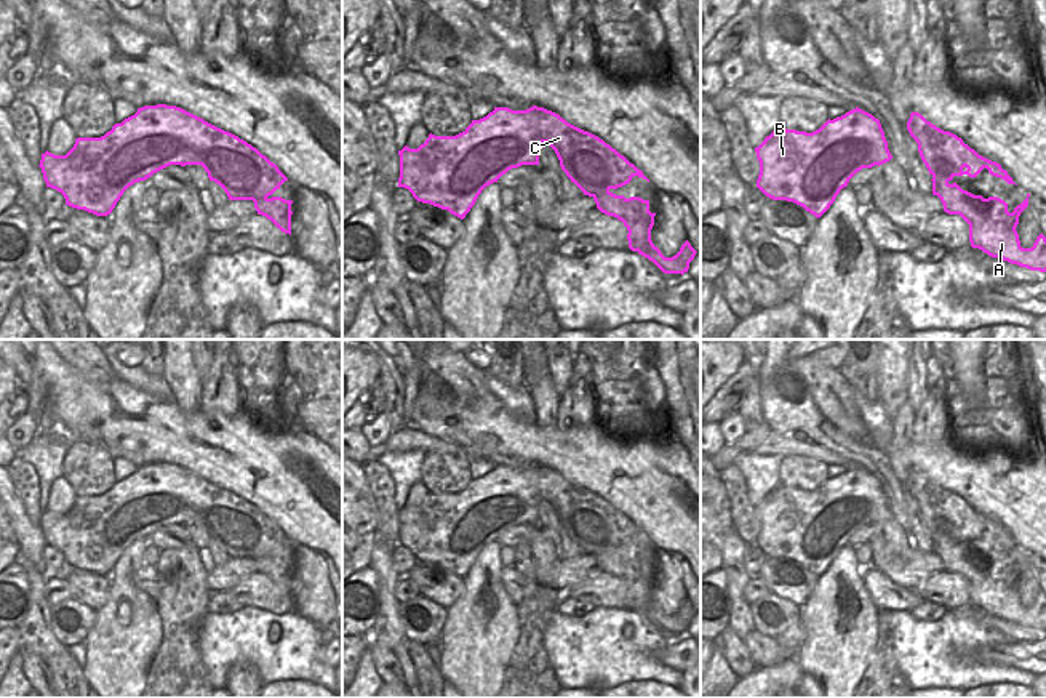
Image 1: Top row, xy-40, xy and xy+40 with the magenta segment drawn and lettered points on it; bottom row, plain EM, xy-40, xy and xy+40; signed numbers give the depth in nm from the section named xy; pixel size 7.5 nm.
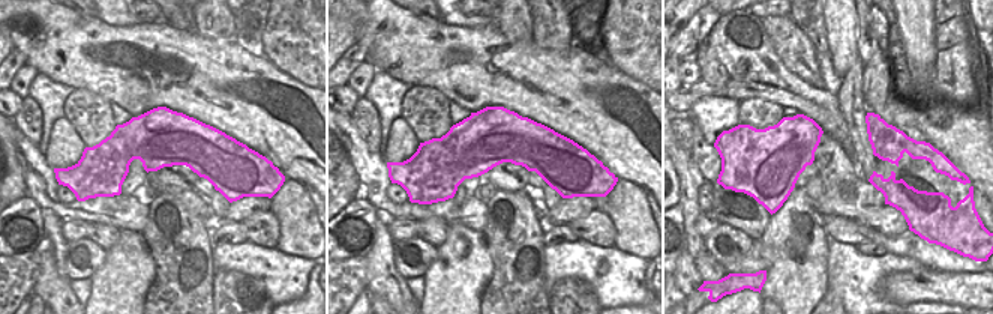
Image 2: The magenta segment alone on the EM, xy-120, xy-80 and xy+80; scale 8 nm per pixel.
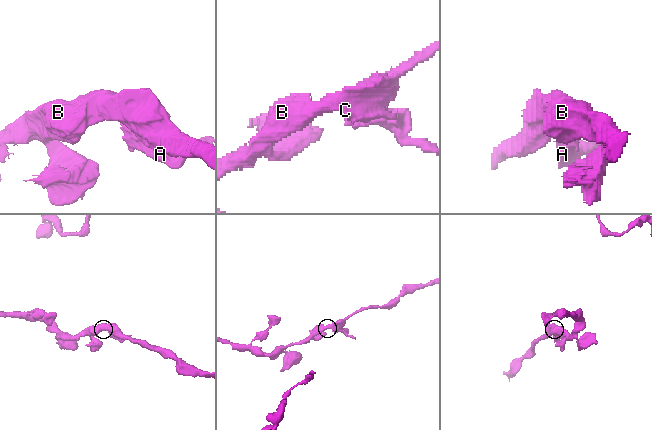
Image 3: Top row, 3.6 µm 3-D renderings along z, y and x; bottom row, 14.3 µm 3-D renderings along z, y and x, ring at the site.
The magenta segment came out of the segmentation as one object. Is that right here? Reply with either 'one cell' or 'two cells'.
two cells

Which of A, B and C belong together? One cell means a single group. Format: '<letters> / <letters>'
A / B C

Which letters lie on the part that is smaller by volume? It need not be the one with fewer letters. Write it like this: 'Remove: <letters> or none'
Remove: A.

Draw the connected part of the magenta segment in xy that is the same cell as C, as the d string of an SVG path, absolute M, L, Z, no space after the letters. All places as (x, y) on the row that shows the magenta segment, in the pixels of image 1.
M533 106L526 110L494 107L486 117L472 120L456 136L435 136L430 133L417 149L405 146L398 150L398 187L408 189L417 202L448 210L464 219L486 186L497 183L512 168L539 165L539 146L542 142L555 150L561 170L584 195L595 199L609 189L629 184L633 176L649 183L641 170L598 136L568 123L552 110Z

